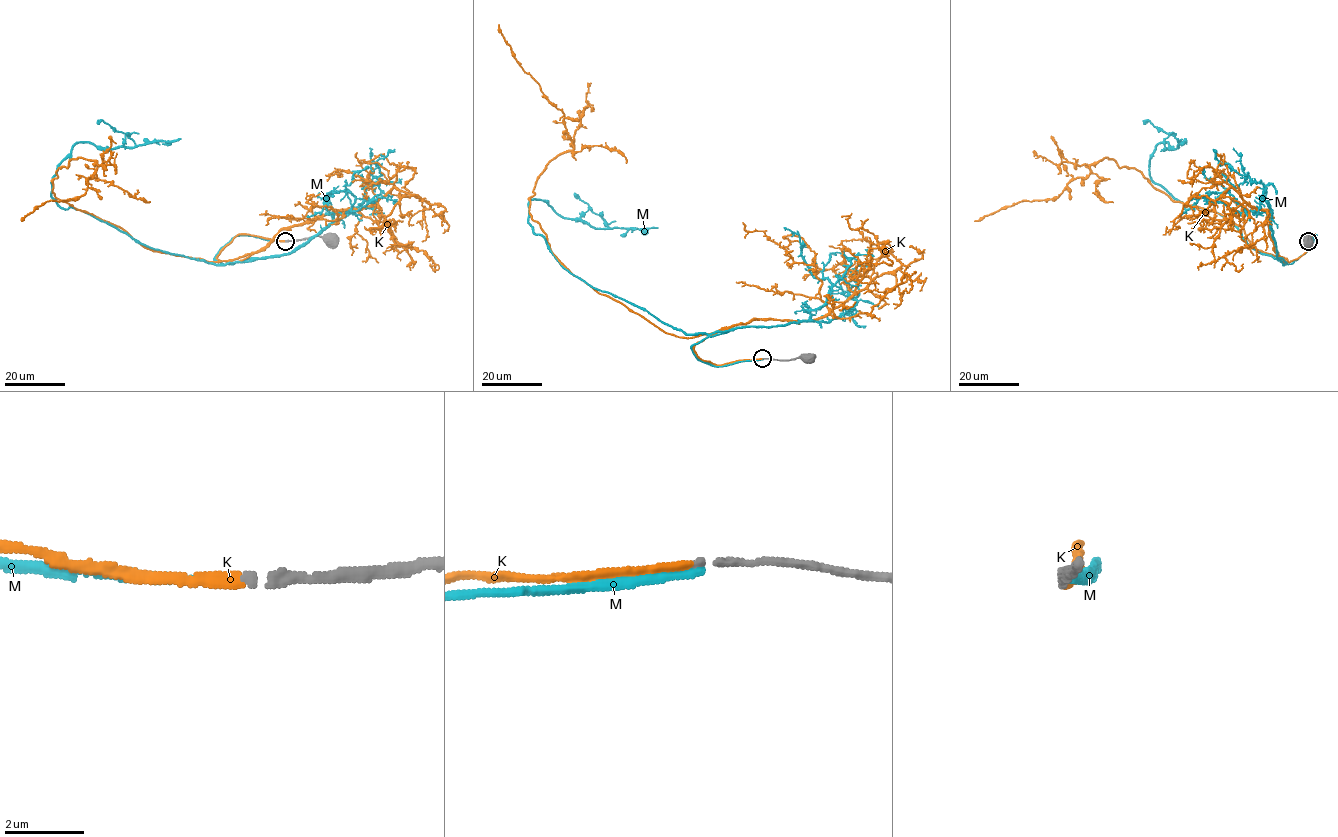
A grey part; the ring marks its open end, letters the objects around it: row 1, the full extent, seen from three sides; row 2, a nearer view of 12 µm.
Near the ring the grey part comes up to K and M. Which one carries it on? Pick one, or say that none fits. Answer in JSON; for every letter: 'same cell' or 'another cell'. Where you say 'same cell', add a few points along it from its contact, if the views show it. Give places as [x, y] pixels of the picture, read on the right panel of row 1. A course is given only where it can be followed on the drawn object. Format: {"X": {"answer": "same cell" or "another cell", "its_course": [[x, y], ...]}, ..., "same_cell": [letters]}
{"K": {"answer": "same cell", "its_course": [[1308, 241], [1314, 234], [1305, 252], [1284, 262], [1221, 214], [1175, 202], [1105, 157], [1059, 196], [974, 221]]}, "M": {"answer": "another cell"}, "same_cell": ["K"]}

